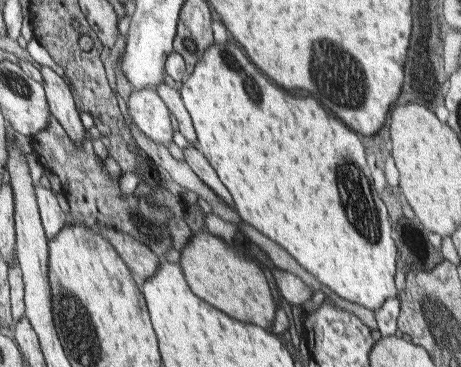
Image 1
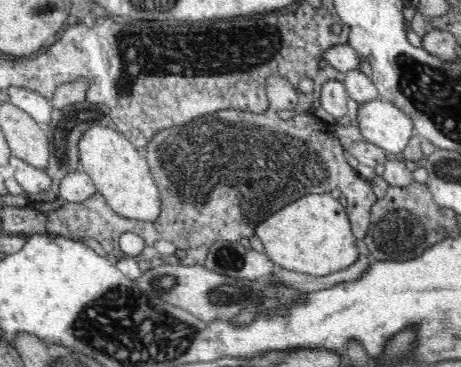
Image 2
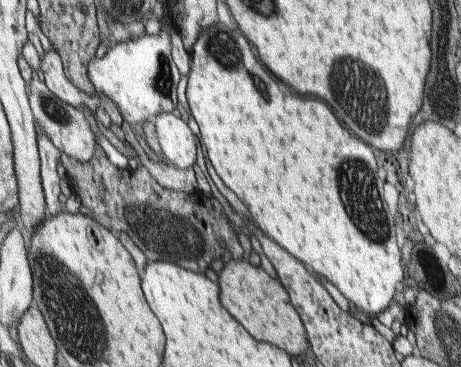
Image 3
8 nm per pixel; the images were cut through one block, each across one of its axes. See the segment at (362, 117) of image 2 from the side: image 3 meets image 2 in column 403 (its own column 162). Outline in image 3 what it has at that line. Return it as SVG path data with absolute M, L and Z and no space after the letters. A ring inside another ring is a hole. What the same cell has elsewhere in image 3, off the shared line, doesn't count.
M161 110L153 116L153 126L161 158L177 168L189 168L195 162L195 138L187 124L173 116L173 112Z

